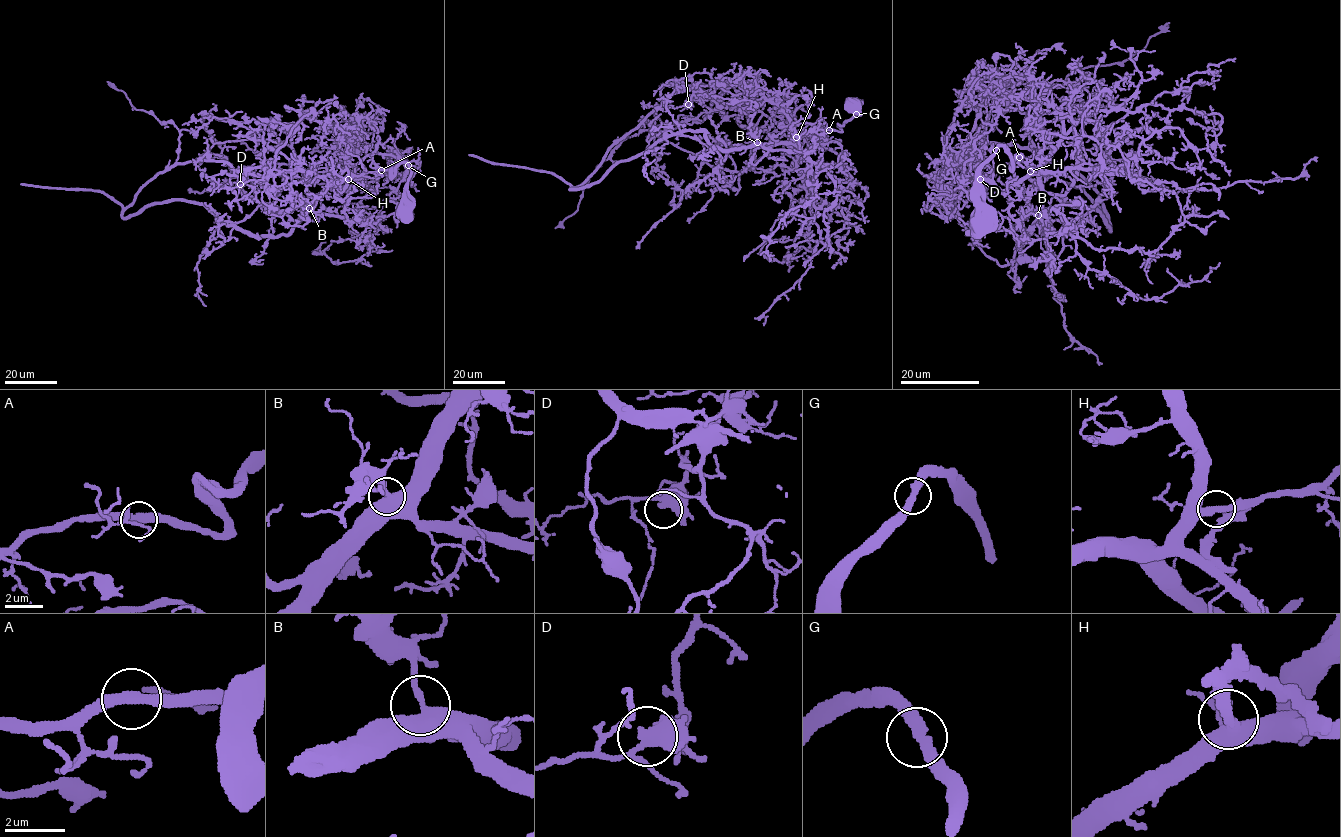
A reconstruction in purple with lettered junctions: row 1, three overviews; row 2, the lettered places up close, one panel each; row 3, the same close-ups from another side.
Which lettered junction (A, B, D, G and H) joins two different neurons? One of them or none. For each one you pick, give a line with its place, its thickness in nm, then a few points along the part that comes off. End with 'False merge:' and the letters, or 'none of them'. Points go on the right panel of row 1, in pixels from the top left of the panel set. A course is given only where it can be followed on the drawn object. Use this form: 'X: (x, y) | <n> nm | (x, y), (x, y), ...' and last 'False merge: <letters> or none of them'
False merge: none of them

